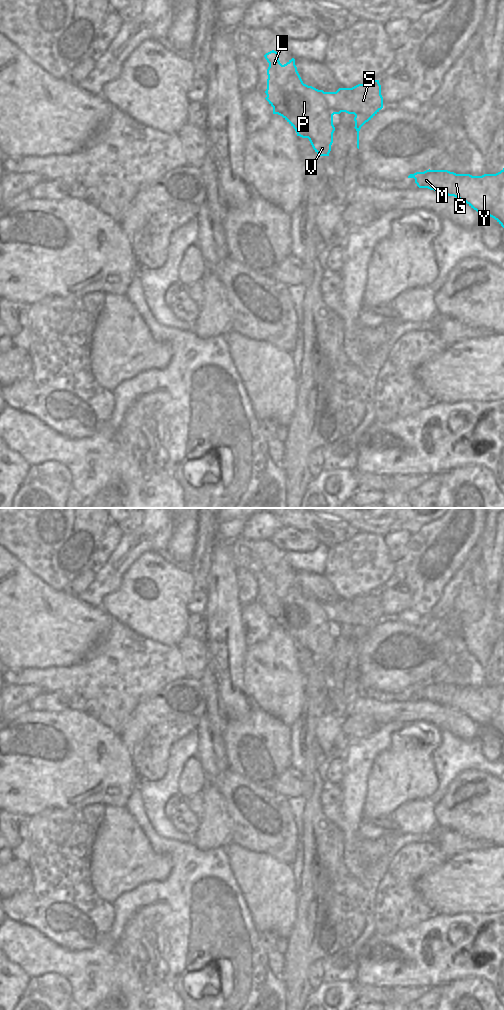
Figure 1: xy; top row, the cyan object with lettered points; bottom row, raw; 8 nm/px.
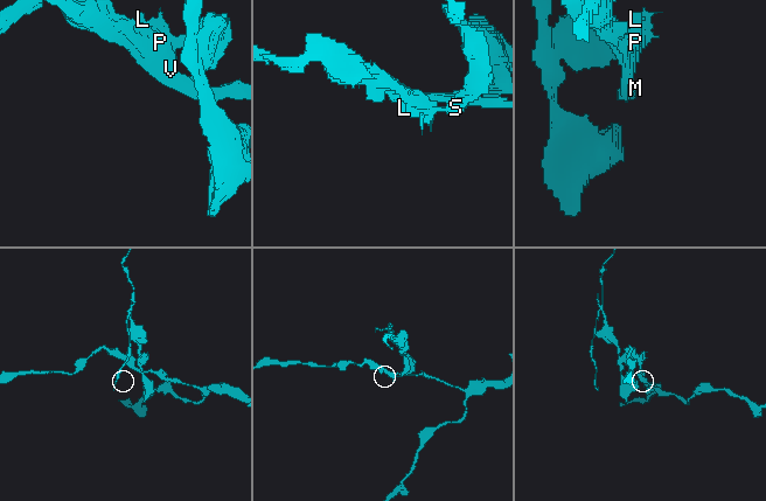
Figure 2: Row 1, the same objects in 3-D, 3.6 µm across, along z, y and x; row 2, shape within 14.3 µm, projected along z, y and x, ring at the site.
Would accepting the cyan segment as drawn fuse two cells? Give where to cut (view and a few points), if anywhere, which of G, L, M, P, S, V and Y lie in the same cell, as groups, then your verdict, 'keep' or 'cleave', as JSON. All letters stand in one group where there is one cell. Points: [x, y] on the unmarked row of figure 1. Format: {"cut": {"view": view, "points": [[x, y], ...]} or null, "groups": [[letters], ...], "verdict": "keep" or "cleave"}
{"cut": {"view": "xy", "points": [[324, 604], [328, 617], [340, 624]]}, "groups": [["G", "L", "M", "P", "V", "Y"], ["S"]], "verdict": "cleave"}

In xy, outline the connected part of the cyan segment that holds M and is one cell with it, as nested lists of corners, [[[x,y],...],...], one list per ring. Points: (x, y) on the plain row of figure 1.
[[[504,680],[496,686],[472,688],[448,682],[410,686],[419,700],[428,700],[466,714],[481,728],[494,730],[504,740]]]

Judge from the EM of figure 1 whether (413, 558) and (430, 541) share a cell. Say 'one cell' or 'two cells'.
one cell

